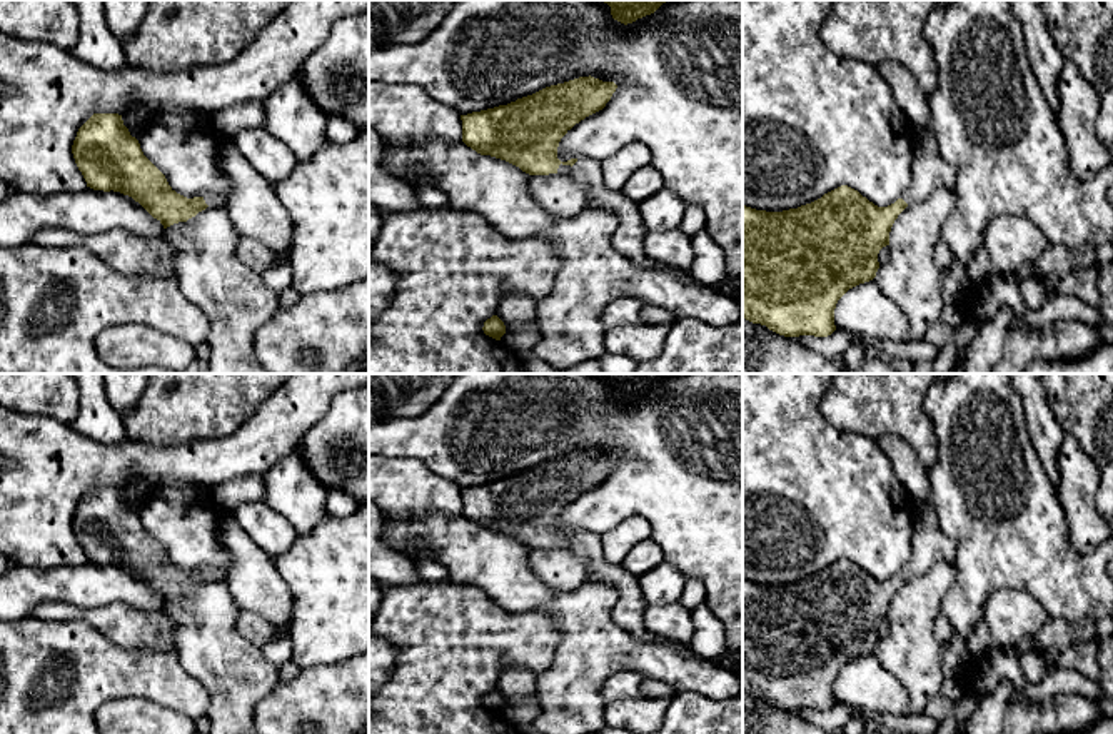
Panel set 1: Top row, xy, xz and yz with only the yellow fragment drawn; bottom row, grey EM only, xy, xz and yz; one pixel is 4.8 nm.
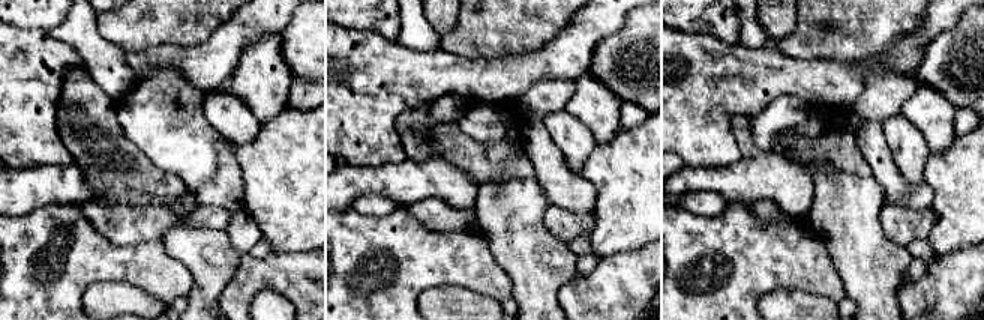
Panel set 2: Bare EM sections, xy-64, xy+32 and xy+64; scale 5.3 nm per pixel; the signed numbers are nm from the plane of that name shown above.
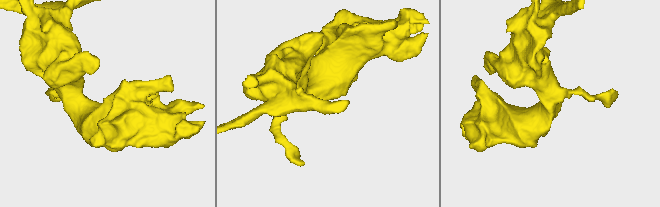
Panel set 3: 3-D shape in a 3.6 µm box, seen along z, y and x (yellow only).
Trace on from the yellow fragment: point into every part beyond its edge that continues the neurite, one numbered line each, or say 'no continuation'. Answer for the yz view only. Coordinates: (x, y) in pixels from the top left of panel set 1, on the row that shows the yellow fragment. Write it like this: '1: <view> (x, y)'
1: yz (931, 172)

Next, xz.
1: xz (628, 239)

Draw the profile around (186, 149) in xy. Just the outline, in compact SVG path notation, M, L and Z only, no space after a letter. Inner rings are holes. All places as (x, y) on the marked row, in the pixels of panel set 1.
M205 113L150 115L138 138L144 155L177 194L194 199L214 194L225 207L232 182L222 167L225 143Z

